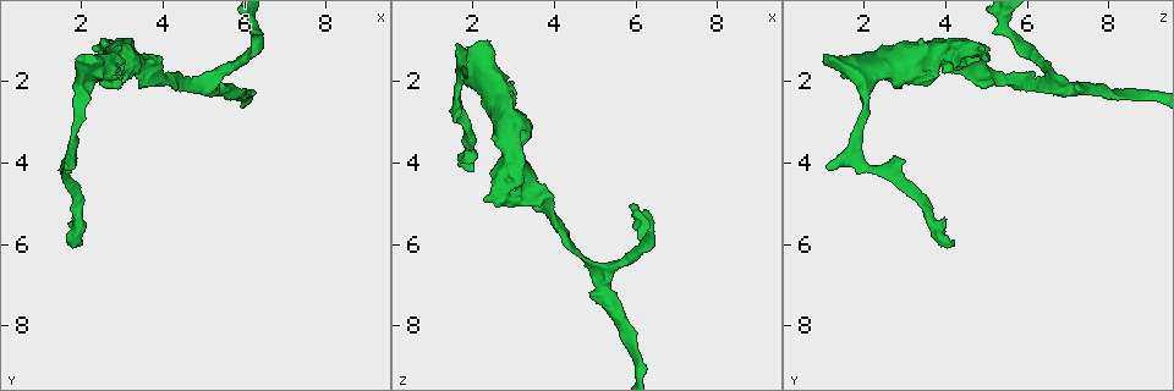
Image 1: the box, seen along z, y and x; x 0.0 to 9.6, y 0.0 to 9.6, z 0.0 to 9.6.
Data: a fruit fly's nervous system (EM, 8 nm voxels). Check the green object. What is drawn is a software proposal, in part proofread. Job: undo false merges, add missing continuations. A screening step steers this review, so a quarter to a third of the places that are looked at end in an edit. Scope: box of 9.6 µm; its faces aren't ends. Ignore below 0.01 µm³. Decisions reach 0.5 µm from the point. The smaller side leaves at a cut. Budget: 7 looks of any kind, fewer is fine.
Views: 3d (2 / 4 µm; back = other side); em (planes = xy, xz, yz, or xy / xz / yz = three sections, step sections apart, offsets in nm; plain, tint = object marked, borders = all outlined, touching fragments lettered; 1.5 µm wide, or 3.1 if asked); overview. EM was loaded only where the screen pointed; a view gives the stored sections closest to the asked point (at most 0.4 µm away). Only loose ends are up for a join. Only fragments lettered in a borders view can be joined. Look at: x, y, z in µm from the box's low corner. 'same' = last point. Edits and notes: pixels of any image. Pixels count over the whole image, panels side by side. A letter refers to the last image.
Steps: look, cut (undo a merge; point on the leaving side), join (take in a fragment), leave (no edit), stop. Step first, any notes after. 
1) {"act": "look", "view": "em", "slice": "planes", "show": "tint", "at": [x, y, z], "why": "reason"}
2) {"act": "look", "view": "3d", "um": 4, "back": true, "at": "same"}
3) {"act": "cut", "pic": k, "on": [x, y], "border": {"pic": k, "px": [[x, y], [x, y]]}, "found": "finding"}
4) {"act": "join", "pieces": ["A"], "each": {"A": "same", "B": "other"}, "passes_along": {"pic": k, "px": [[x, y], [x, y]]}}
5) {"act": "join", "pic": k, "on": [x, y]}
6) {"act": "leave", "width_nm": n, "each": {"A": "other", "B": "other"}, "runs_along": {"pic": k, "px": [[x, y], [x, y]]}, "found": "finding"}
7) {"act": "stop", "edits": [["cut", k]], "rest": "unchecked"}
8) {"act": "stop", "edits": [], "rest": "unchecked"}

{"act": "look", "view": "em", "slice": "planes", "show": "tint", "at": [1.75, 3.80, 1.60], "why": "branch point"}

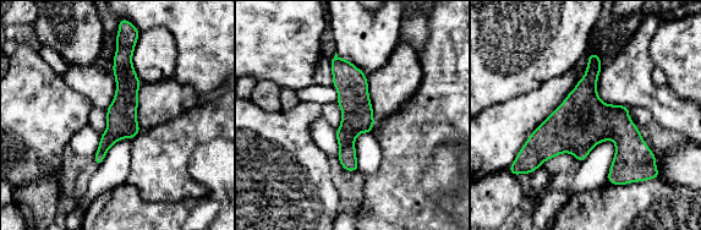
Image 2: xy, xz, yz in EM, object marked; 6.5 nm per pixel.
{"act": "look", "view": "em", "slice": "planes", "show": "borders", "at": "same"}

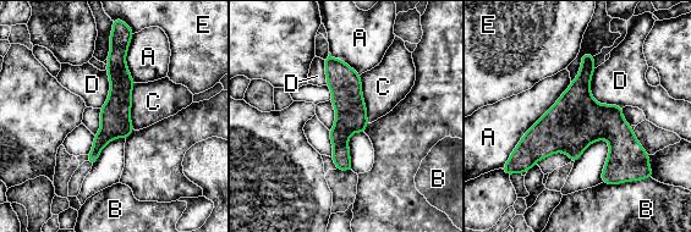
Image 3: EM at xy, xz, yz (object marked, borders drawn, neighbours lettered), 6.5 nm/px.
{"act": "leave", "each": {"A": "other", "B": "other", "C": "other", "D": "other", "E": "other"}, "runs_along": {"pic": 3, "px": [[121, 48], [115, 125], [92, 160]]}, "found": "continuous, no second neuron"}

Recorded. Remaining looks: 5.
{"act": "look", "view": "em", "slice": "planes", "show": "borders", "at": [2.10, 1.40, 1.15], "why": "an open end"}

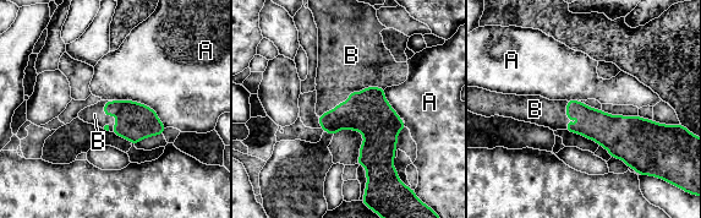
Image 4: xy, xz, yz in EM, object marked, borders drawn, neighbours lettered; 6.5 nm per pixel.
{"act": "join", "pic": 4, "on": [351, 55], "longest_contact_nm": ["B", 480], "each": {"A": "other", "B": "same"}, "found": "it goes on there"}

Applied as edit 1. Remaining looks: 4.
{"act": "look", "view": "em", "slice": "planes", "show": "borders", "at": [3.40, 1.75, 3.35], "why": "thick end"}

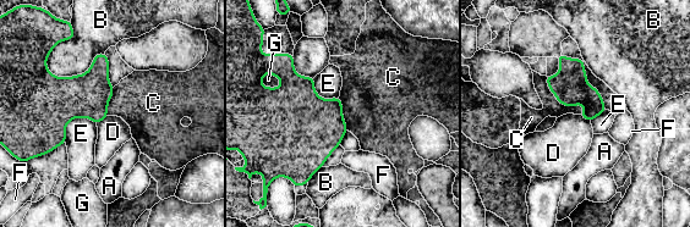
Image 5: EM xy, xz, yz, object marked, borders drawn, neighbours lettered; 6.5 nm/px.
{"act": "leave", "each": {"A": "other", "B": "other", "C": "other", "D": "other", "E": "other", "F": "other", "G": "other"}, "border": {"pic": 5, "px": [[96, 123], [72, 118], [65, 143]]}, "found": "none of them fits"}

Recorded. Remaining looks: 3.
{"act": "stop", "edits": [["join", 4]], "rest": "unchecked"}

